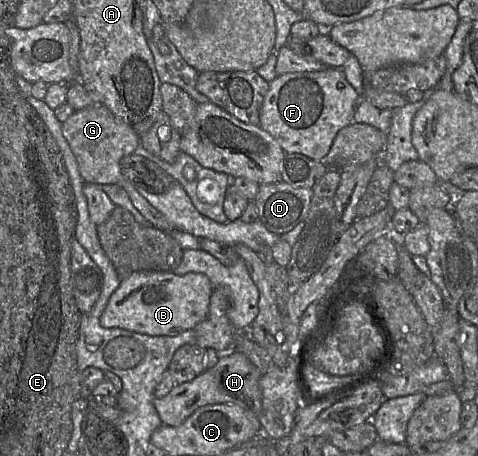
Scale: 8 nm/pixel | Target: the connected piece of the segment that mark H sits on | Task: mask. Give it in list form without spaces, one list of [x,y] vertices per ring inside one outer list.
[[[231,350],[223,354],[218,363],[192,381],[176,385],[165,397],[155,398],[154,406],[162,424],[180,426],[197,409],[212,404],[235,404],[259,416],[262,412],[262,391],[258,368],[242,353]]]

